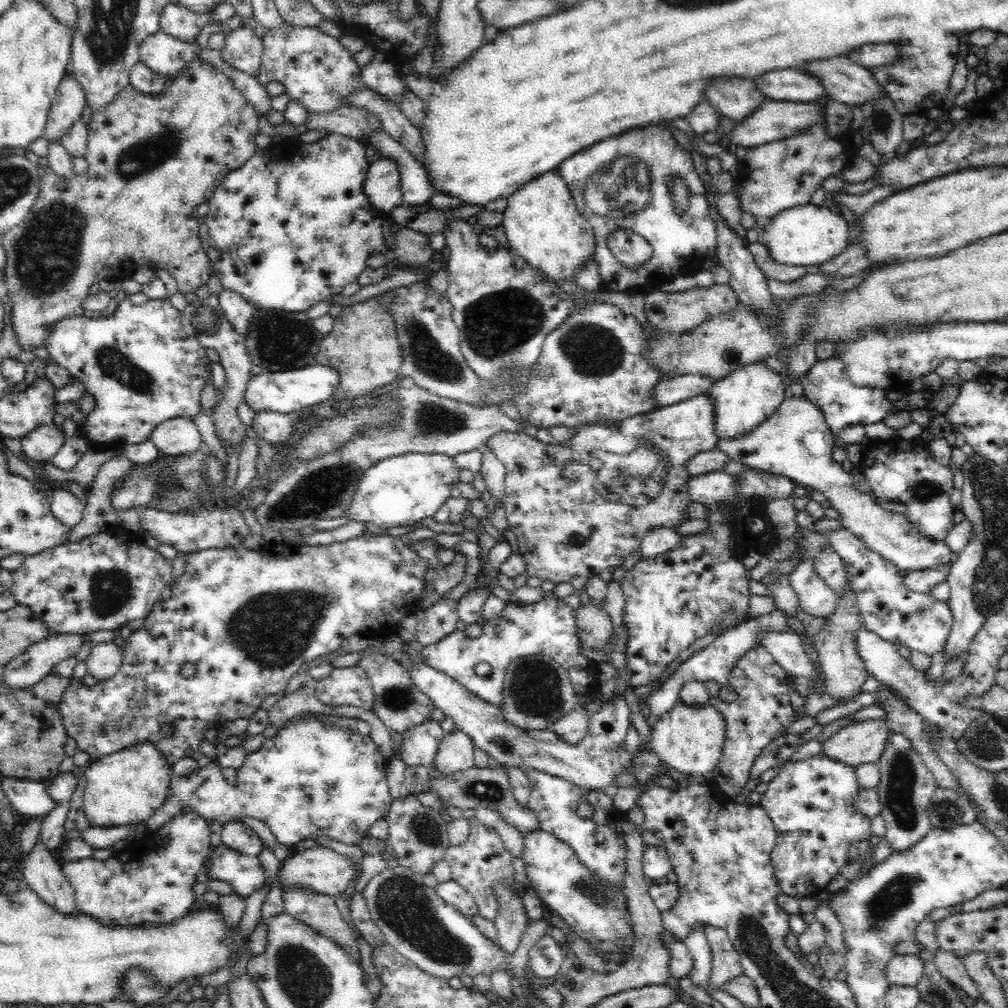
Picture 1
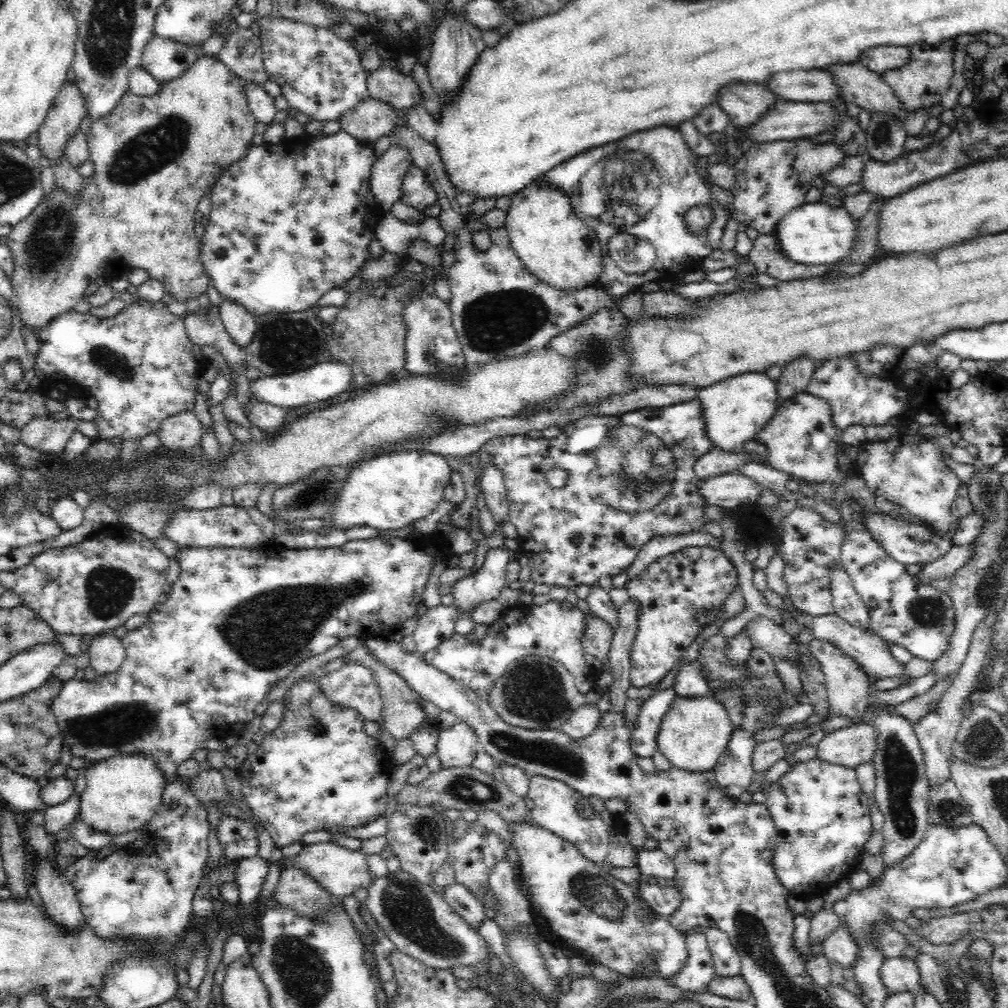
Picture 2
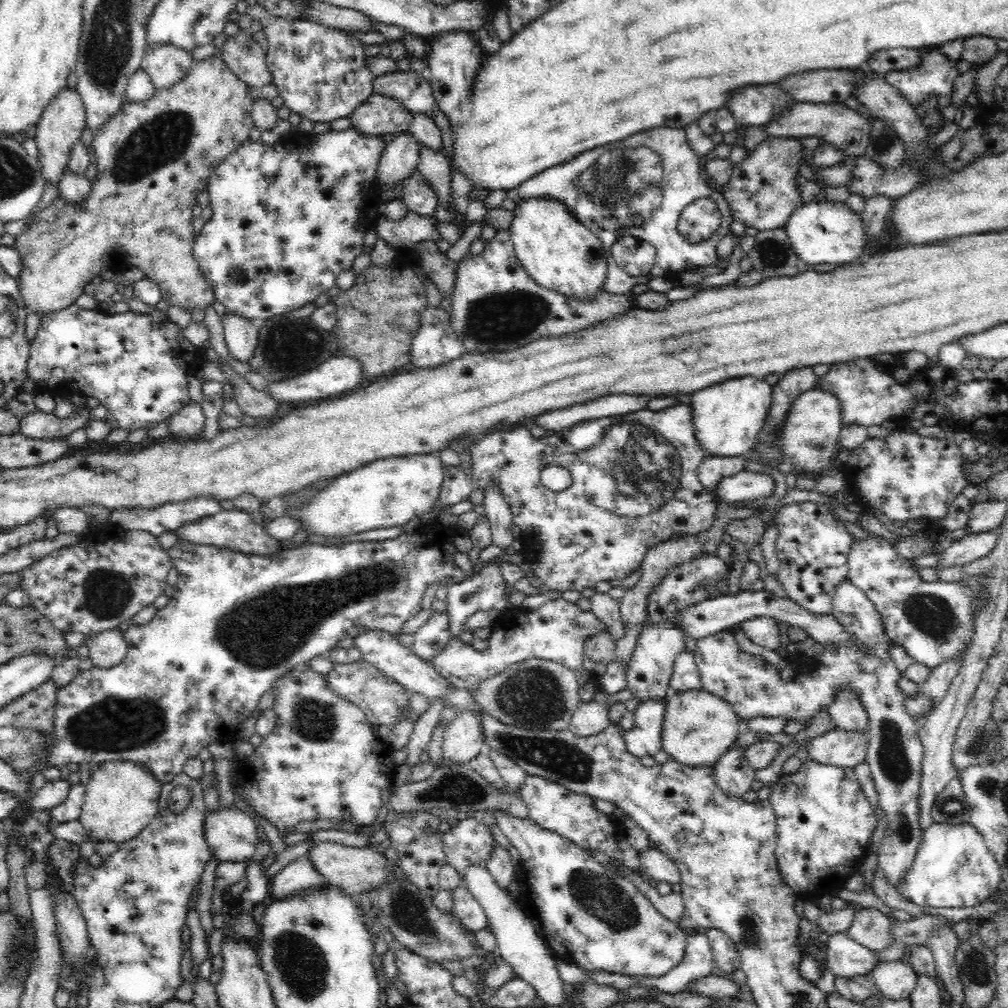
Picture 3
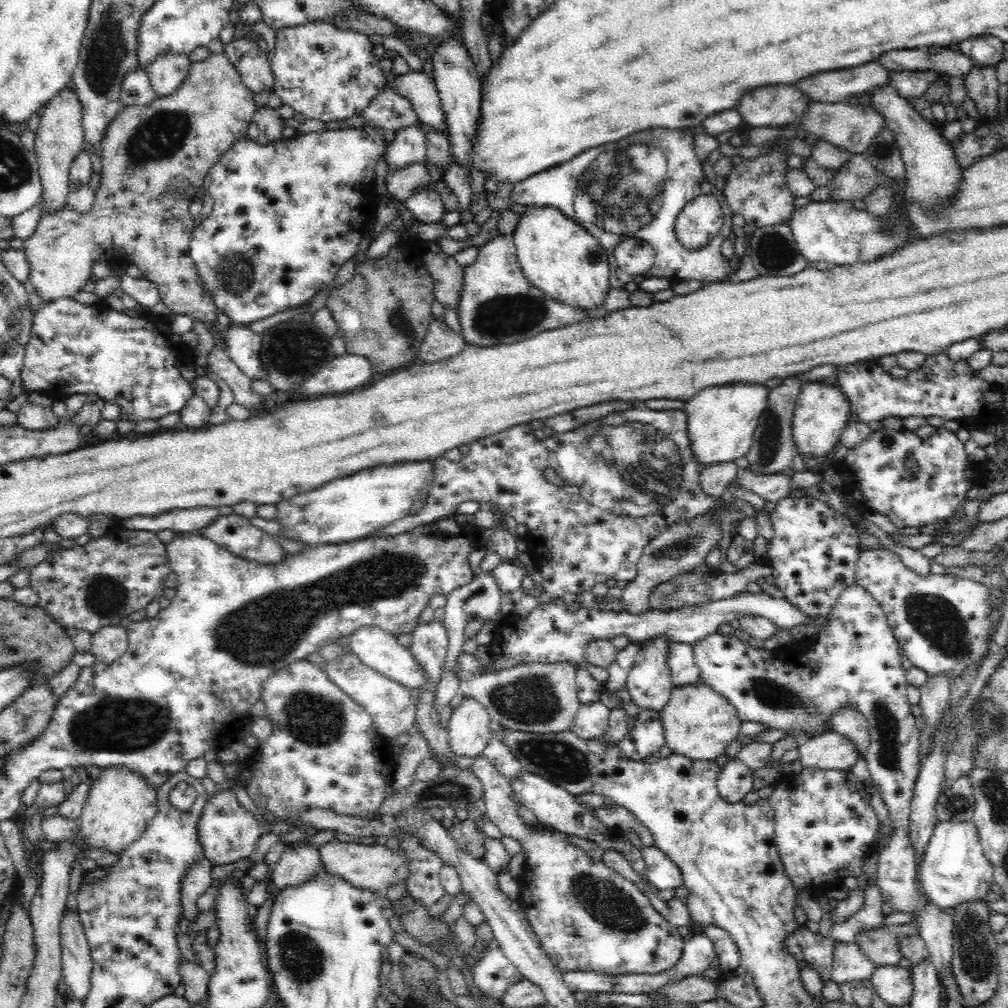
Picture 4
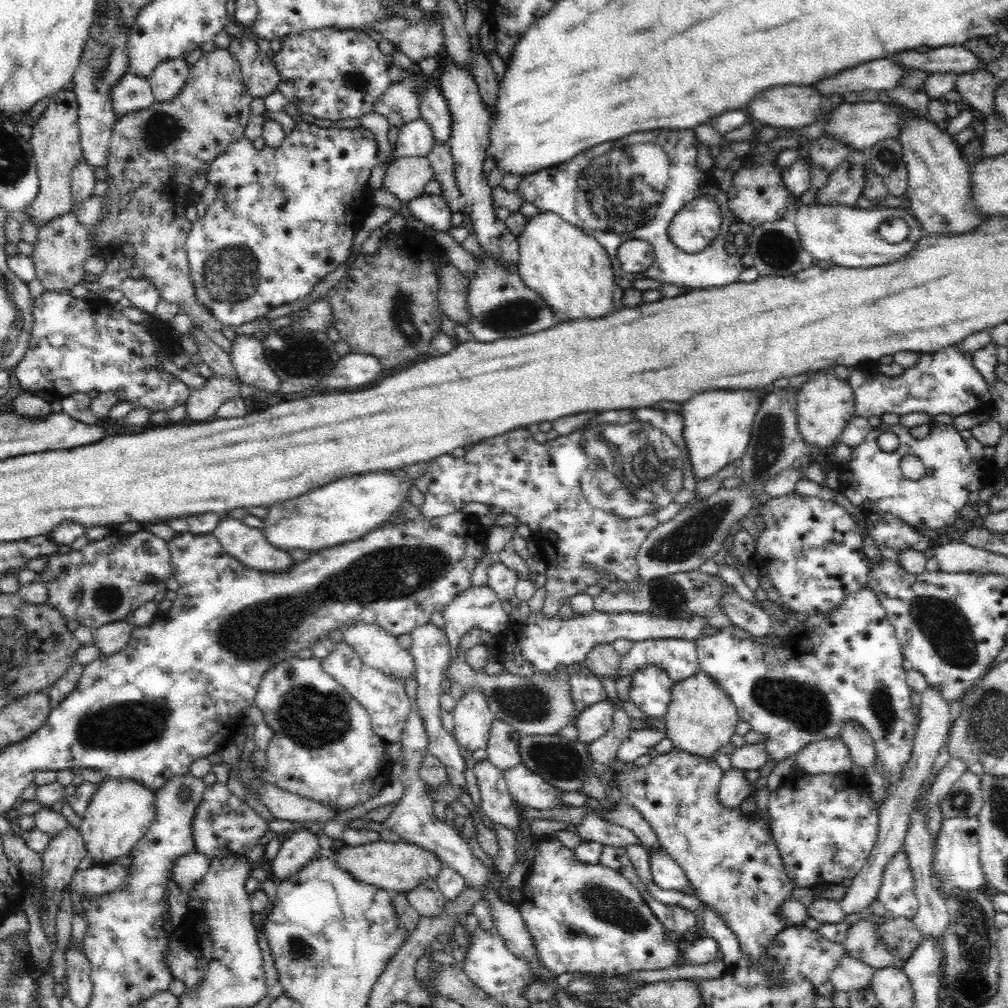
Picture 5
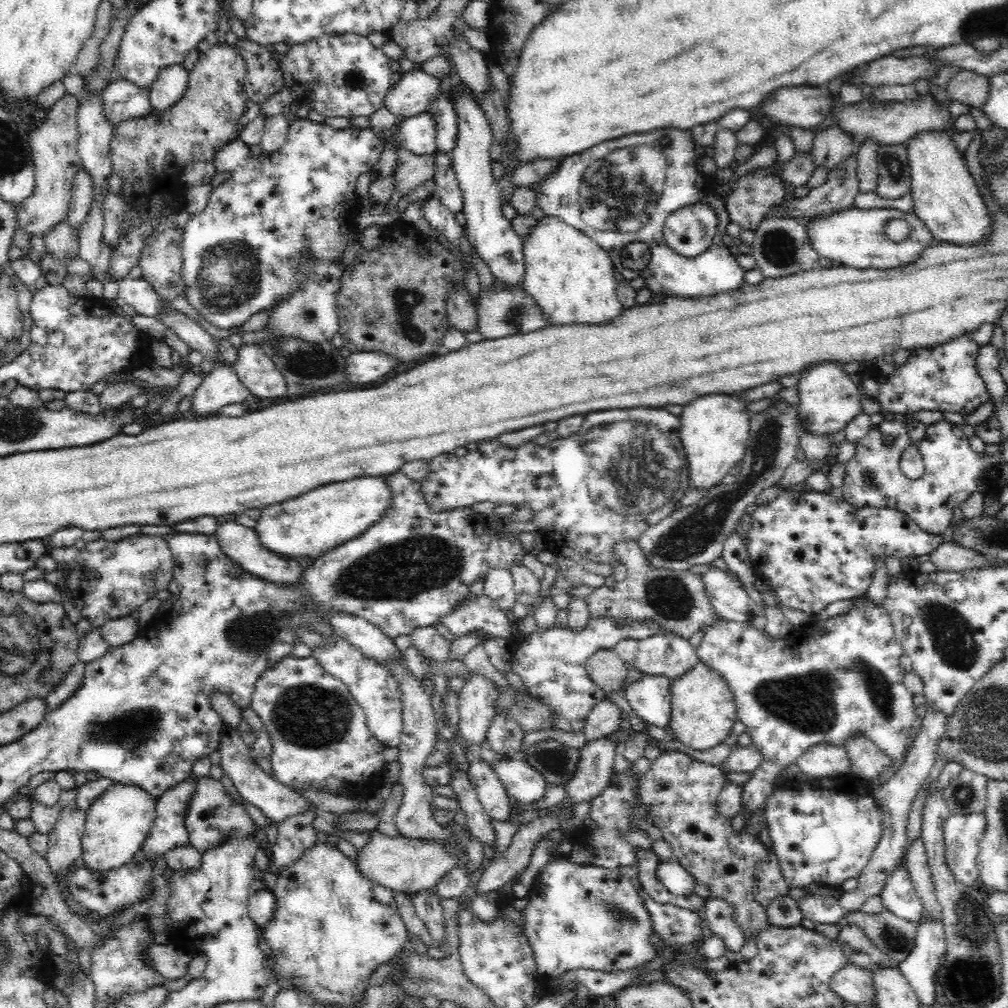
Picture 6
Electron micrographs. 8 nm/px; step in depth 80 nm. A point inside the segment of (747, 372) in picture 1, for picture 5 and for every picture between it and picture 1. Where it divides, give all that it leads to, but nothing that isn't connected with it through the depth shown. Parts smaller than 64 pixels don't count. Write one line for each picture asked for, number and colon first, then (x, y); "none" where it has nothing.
2: (734, 409)
3: (727, 417)
4: (721, 420)
5: (718, 423)

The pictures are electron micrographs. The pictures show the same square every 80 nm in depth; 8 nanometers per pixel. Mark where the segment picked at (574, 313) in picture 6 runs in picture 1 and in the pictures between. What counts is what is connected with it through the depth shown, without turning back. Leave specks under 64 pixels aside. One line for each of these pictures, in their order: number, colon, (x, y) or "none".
1: (542, 223)
2: (560, 249)
3: (559, 252)
4: (556, 254)
5: (569, 269)

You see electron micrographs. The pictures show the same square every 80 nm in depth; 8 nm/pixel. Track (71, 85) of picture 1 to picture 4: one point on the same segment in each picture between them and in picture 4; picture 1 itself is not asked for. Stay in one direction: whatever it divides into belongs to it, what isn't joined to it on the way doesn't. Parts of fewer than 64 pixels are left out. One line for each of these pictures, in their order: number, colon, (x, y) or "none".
2: (68, 110)
3: (60, 128)
4: (60, 136)

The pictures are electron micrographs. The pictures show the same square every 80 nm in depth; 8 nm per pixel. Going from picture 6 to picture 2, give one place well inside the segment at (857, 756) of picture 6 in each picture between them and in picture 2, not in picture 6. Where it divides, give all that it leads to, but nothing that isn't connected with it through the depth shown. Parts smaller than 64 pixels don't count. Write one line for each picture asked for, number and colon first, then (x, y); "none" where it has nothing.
2: (846, 681)
3: (846, 710)
4: (849, 722)
5: (855, 736)

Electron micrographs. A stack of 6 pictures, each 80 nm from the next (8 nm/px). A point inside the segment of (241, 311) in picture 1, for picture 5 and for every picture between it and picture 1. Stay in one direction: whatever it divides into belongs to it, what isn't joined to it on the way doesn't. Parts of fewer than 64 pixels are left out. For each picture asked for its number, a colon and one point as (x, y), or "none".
2: (241, 325)
3: (240, 335)
4: (242, 343)
5: (246, 352)

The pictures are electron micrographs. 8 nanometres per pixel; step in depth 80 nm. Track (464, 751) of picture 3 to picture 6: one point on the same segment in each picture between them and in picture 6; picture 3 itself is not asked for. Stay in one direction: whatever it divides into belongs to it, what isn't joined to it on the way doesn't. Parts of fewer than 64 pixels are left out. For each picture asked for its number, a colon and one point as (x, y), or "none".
4: (469, 729)
5: (472, 717)
6: (476, 700)

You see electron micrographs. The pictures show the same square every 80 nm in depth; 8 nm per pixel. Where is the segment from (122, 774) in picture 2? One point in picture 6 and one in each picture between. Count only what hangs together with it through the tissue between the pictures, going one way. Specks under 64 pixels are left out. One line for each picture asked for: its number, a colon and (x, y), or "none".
3: (121, 797)
4: (120, 804)
5: (120, 812)
6: (117, 823)

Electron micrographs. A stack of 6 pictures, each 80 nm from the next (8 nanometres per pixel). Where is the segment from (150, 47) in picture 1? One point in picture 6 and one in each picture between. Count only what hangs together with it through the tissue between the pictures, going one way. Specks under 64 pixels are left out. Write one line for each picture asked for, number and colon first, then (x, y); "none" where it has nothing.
2: (165, 60)
3: (166, 65)
4: (168, 71)
5: (169, 77)
6: (168, 88)

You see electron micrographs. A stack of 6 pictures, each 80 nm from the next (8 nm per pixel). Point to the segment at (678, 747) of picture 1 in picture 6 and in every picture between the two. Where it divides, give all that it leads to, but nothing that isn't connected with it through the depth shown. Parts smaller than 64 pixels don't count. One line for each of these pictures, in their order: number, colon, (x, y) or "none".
2: (694, 732)
3: (698, 727)
4: (699, 723)
5: (700, 719)
6: (703, 711)

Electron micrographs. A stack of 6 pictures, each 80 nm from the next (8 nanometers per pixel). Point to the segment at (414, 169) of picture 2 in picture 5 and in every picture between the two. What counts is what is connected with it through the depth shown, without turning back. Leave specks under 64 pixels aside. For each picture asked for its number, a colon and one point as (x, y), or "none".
3: (419, 197)
4: (424, 204)
5: (431, 209)

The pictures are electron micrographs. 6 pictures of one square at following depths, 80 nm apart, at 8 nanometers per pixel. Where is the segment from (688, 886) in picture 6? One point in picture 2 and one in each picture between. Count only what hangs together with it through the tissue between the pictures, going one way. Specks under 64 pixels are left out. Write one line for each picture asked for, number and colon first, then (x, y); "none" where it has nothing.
2: (653, 864)
3: (655, 865)
4: (660, 871)
5: (665, 873)

